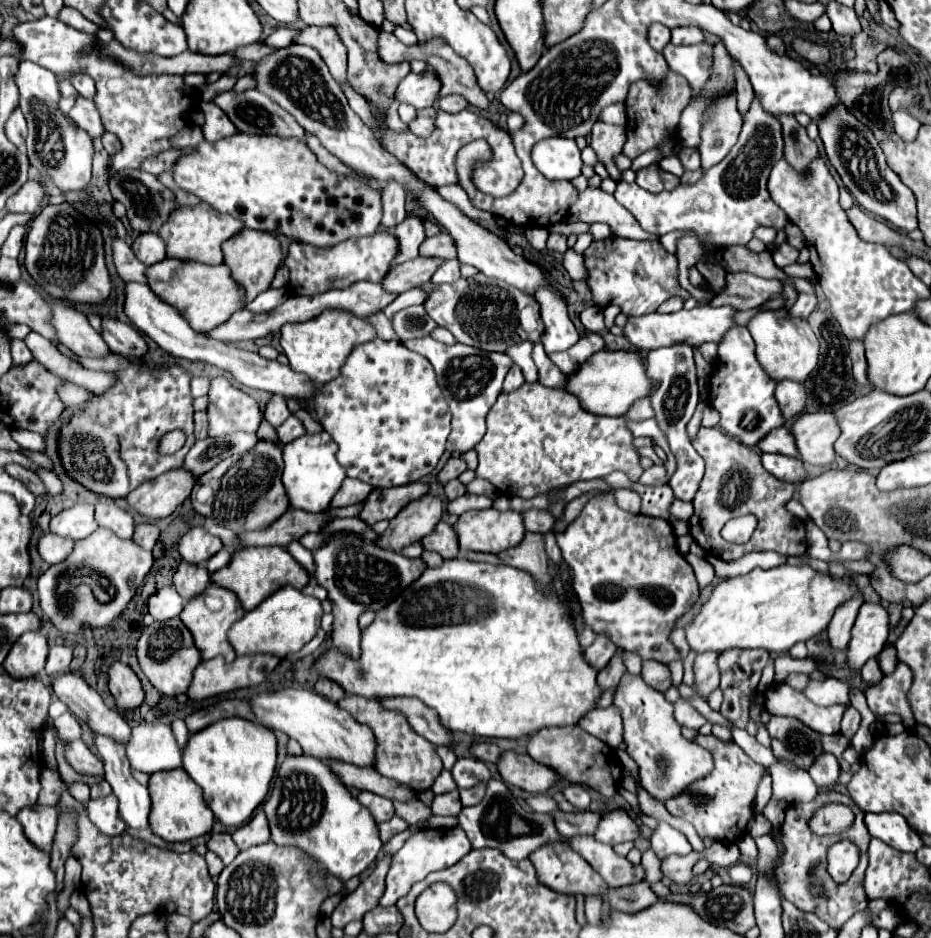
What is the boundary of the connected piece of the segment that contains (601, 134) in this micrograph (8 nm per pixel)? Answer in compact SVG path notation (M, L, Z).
M596 123L592 127L592 149L596 151L598 159L604 161L610 177L614 181L622 181L622 171L616 167L614 157L622 153L626 141L626 133L624 129L616 129L612 125L604 125L604 123Z

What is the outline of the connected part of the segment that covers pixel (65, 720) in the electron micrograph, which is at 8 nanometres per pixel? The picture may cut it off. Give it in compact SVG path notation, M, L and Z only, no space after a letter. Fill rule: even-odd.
M64 713L62 717L54 719L54 727L62 741L74 741L74 739L82 737L82 727L72 713Z

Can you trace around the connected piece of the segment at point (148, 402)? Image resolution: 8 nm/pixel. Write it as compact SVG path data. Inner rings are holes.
M130 355L124 359L128 359L132 363L132 367L116 371L114 373L116 383L110 389L106 389L104 393L90 393L88 401L84 403L84 407L80 411L62 419L60 431L58 431L58 455L60 455L60 463L62 463L64 471L76 483L86 487L88 491L98 493L98 495L106 495L110 499L126 497L140 483L156 479L162 473L168 473L172 469L182 467L186 453L196 443L194 421L192 421L194 397L190 395L192 373L184 367L178 367L178 365L160 367L160 369L148 367L144 361L130 357ZM174 429L182 429L186 433L186 445L180 451L176 451L174 455L158 453L160 439Z

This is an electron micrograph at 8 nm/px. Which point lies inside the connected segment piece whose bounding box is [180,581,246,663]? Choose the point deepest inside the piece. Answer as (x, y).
(209, 616)

